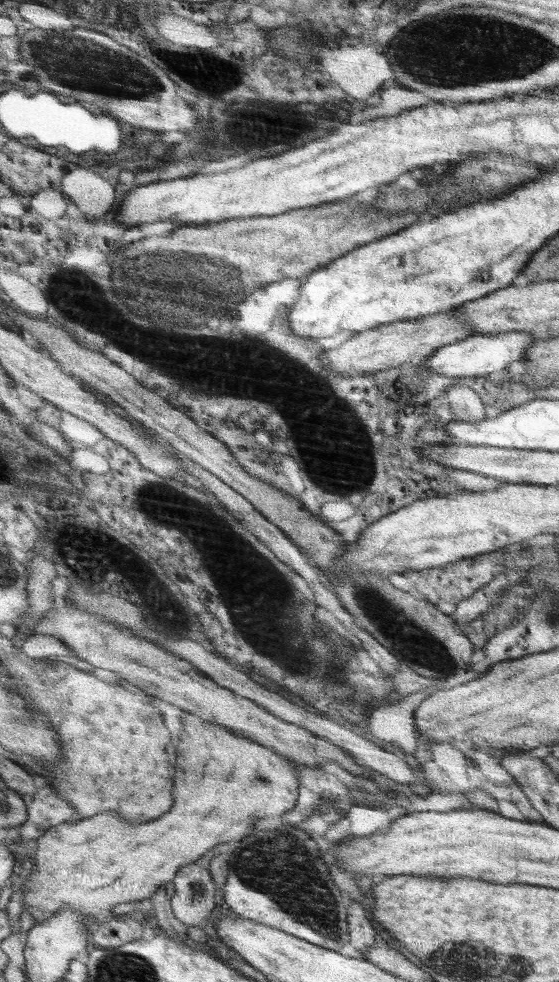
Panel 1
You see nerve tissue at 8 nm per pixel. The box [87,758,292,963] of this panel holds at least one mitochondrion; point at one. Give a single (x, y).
(197, 892)

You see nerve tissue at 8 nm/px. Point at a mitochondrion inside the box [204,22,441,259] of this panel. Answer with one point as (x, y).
(266, 138)

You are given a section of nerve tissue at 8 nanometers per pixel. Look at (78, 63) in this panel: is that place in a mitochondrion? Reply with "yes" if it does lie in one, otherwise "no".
yes

